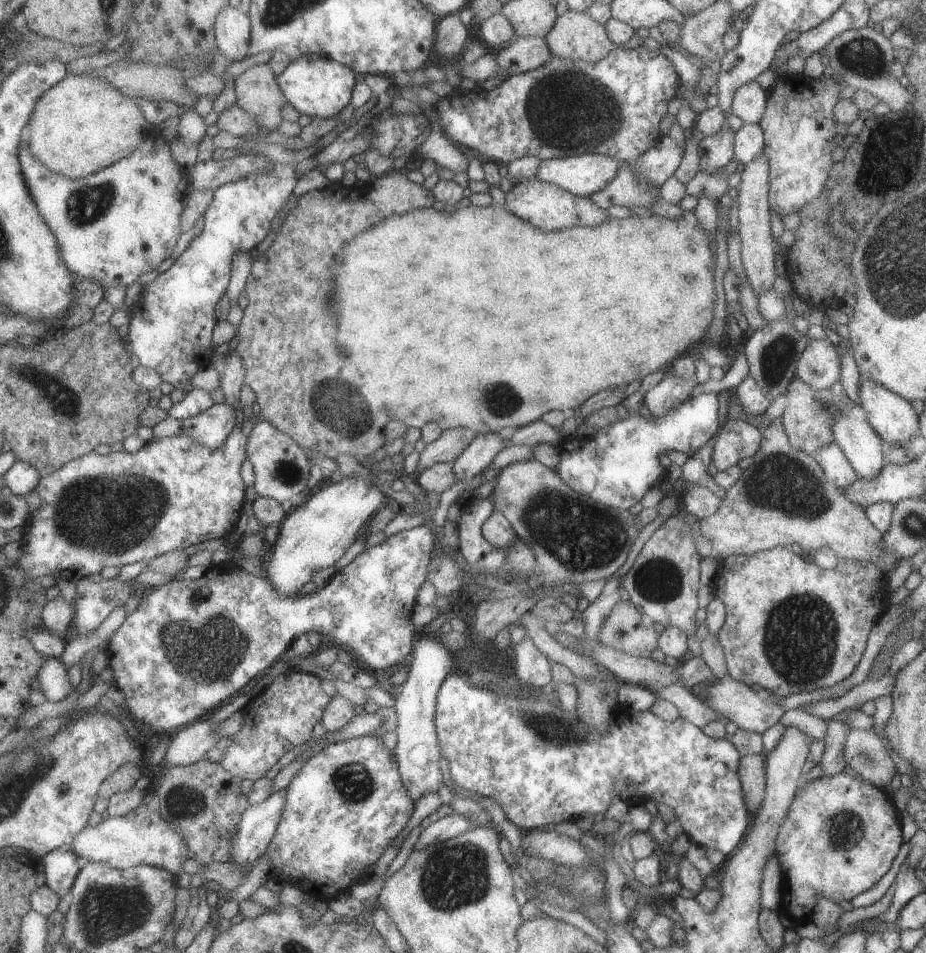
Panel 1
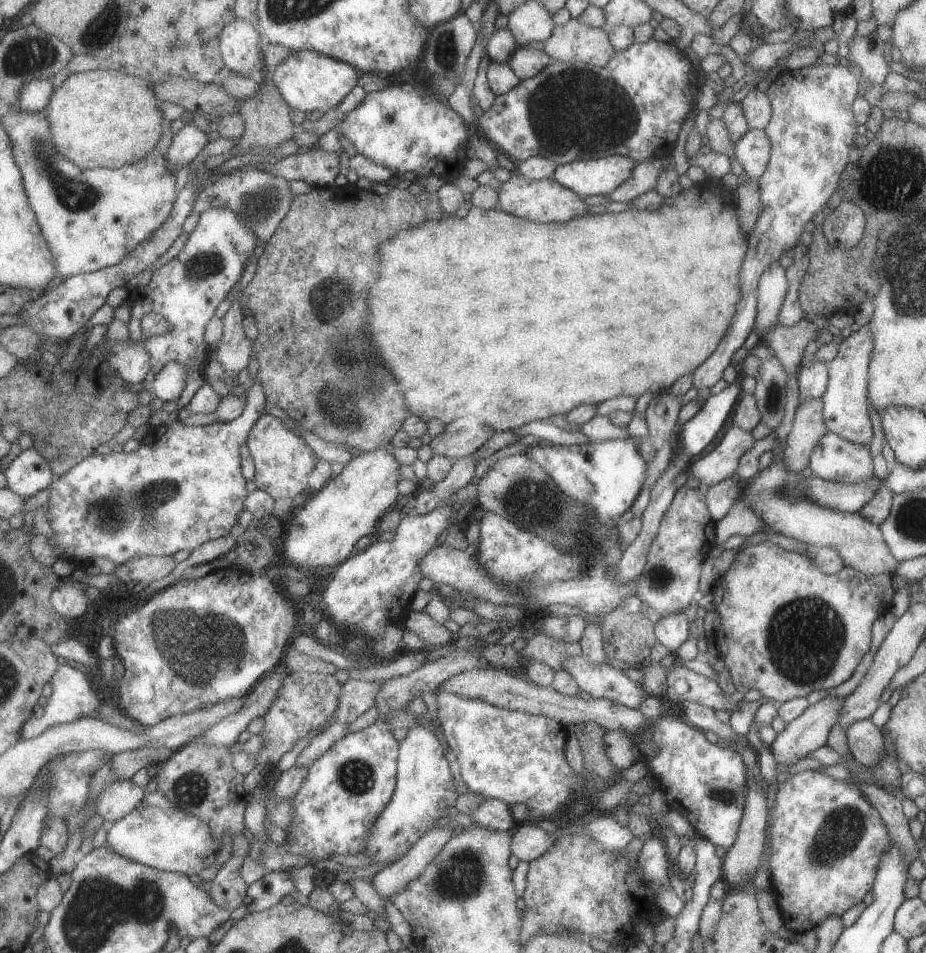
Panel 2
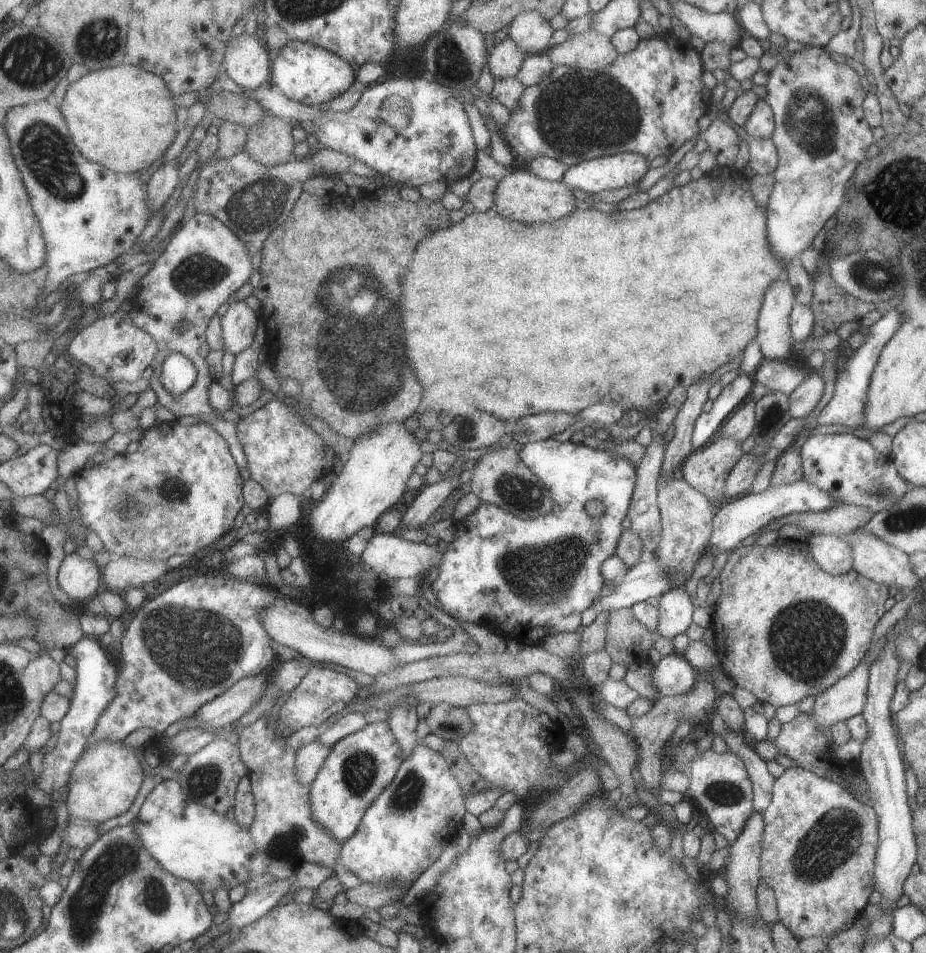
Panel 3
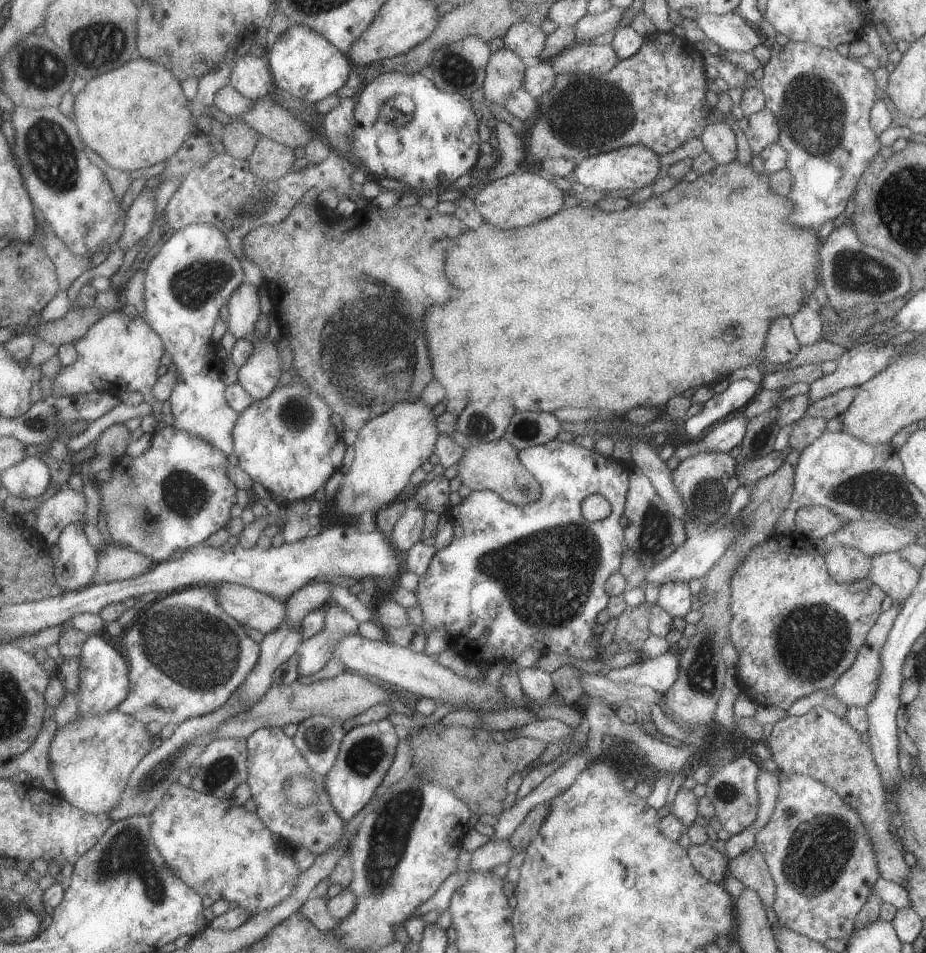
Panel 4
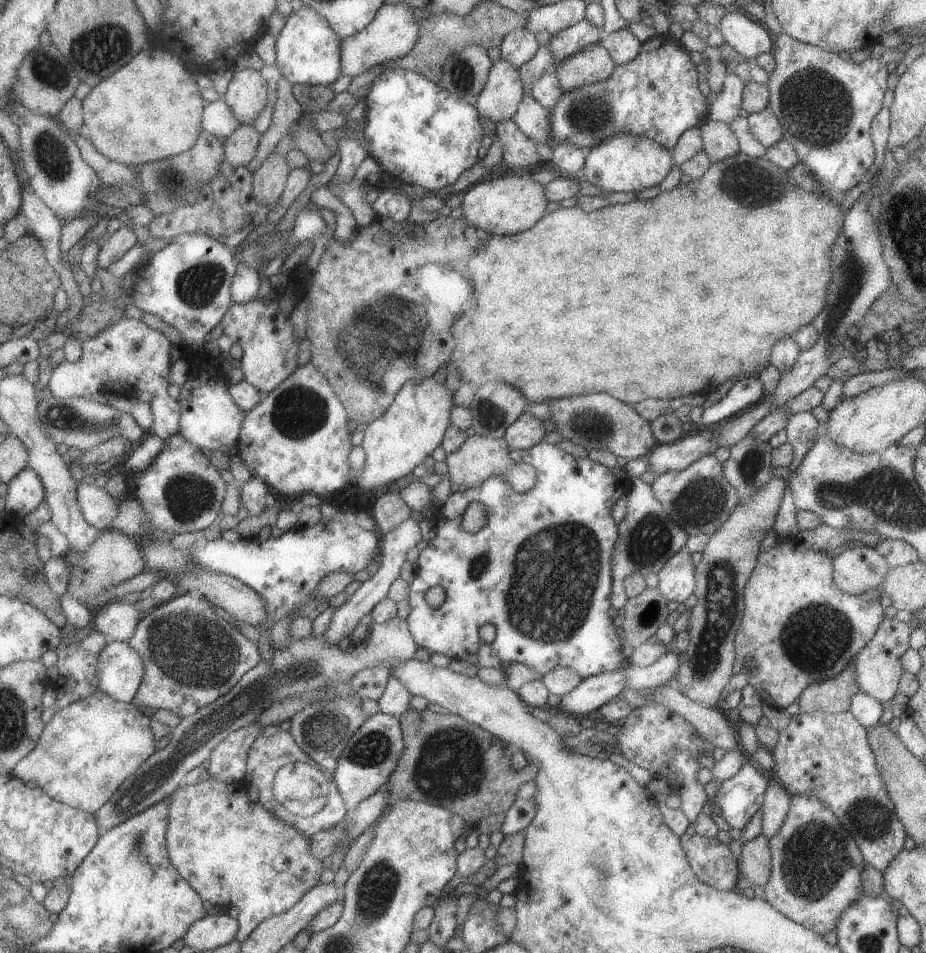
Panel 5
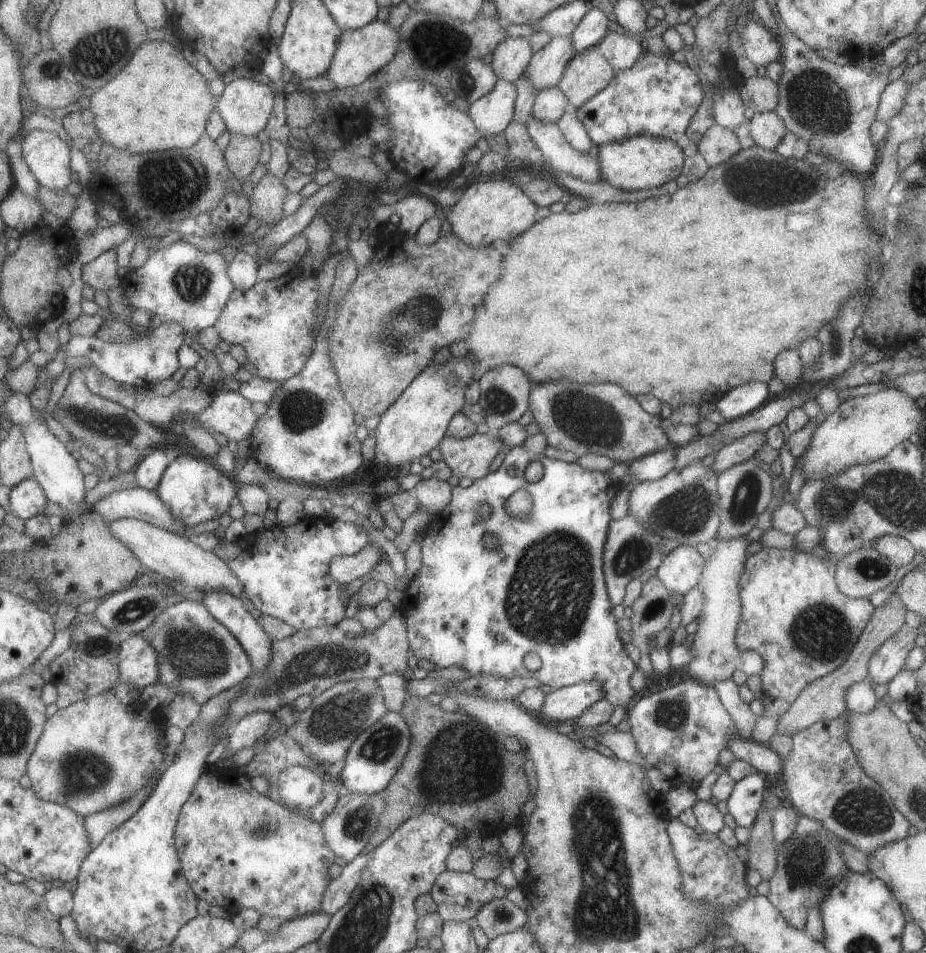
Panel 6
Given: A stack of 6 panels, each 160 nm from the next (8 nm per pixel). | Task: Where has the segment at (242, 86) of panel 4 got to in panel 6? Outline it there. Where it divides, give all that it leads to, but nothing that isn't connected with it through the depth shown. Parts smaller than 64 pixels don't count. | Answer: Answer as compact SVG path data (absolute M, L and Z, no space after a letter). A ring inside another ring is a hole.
M252 79L229 82L218 97L217 110L223 117L229 133L255 137L268 123L273 108L274 94Z

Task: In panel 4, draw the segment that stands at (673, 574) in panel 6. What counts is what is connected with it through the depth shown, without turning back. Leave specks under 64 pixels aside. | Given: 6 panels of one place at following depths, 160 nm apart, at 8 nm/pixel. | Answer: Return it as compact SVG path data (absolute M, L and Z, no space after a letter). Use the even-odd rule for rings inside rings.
M667 582L658 588L656 603L673 618L685 618L694 597L685 582Z

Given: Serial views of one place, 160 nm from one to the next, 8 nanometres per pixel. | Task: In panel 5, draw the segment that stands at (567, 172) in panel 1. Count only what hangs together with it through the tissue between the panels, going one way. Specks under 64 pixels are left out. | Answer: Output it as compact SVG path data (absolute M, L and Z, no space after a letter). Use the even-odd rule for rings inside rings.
M620 134L609 137L588 150L584 165L582 166L584 174L583 183L585 185L595 185L605 192L637 193L644 188L659 184L673 165L670 151L665 149L664 146L657 144L654 140L638 137L637 135Z

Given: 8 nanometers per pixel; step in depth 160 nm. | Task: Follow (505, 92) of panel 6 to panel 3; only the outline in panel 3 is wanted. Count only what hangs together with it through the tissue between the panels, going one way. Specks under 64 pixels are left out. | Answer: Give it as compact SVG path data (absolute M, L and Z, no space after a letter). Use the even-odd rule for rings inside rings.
M505 38L490 49L486 65L494 80L516 78L523 58L524 53L509 38Z

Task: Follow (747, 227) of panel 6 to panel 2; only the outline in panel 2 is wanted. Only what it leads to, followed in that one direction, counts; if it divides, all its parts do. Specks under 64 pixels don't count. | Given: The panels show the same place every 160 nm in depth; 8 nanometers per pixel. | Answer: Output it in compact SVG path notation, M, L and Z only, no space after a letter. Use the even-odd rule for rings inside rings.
M704 180L700 183L695 183L695 186L691 186L691 189L682 189L677 196L673 198L663 198L663 204L656 210L636 210L628 209L625 212L619 213L604 213L601 215L581 216L581 218L573 218L569 222L555 224L555 223L533 223L520 217L512 216L511 214L502 212L498 207L488 210L480 210L471 206L469 212L463 218L458 218L455 215L444 215L441 220L435 220L435 222L423 222L423 224L415 224L411 226L407 232L401 230L395 234L395 238L389 238L385 240L381 246L377 246L377 256L379 256L379 278L377 282L373 284L373 288L369 290L369 328L371 328L371 336L375 340L375 346L377 350L381 352L381 358L385 360L385 368L389 370L389 374L397 380L397 386L401 390L401 396L403 402L405 402L405 408L409 414L415 414L417 418L421 418L423 422L429 422L430 419L435 418L440 420L445 425L453 420L470 416L475 417L481 424L485 424L489 430L493 432L501 431L514 431L525 424L531 422L547 419L556 414L565 415L567 412L573 410L577 406L585 406L589 404L600 404L605 400L616 398L617 396L631 396L631 398L639 398L641 394L647 393L659 393L662 390L668 390L671 384L675 382L677 378L684 376L685 374L692 374L693 370L697 368L701 362L705 361L705 358L709 357L709 354L713 353L713 350L717 348L717 344L721 342L721 336L725 335L725 330L731 322L731 316L733 316L733 310L739 302L739 280L737 280L737 274L739 274L739 266L741 266L741 260L745 256L745 250L747 249L747 238L741 234L741 228L739 228L739 220L737 220L736 208L731 200L731 191L728 191L721 183L718 186L713 186L709 181Z

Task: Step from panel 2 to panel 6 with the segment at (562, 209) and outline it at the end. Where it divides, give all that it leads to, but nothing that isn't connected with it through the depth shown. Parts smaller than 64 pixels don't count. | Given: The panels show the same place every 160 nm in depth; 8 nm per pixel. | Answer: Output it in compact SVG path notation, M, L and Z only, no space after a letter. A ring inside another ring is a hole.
M481 180L463 190L461 198L447 208L446 219L451 233L474 249L489 247L495 240L508 243L525 232L536 220L537 206L516 185L507 180Z

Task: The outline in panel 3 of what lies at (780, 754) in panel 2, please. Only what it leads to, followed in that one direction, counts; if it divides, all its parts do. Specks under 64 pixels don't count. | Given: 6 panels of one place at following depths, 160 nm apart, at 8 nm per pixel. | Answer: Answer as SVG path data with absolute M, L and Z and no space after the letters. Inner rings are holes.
M865 658L833 686L815 696L811 718L819 728L827 728L835 722L847 721L860 714L866 700L869 664Z

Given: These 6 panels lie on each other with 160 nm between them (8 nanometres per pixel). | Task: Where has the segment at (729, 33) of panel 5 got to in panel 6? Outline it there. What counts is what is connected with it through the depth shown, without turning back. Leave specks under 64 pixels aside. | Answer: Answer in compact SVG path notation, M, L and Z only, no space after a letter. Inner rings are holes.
M749 21L740 32L740 42L747 58L756 66L780 60L780 44L773 34L759 21Z

